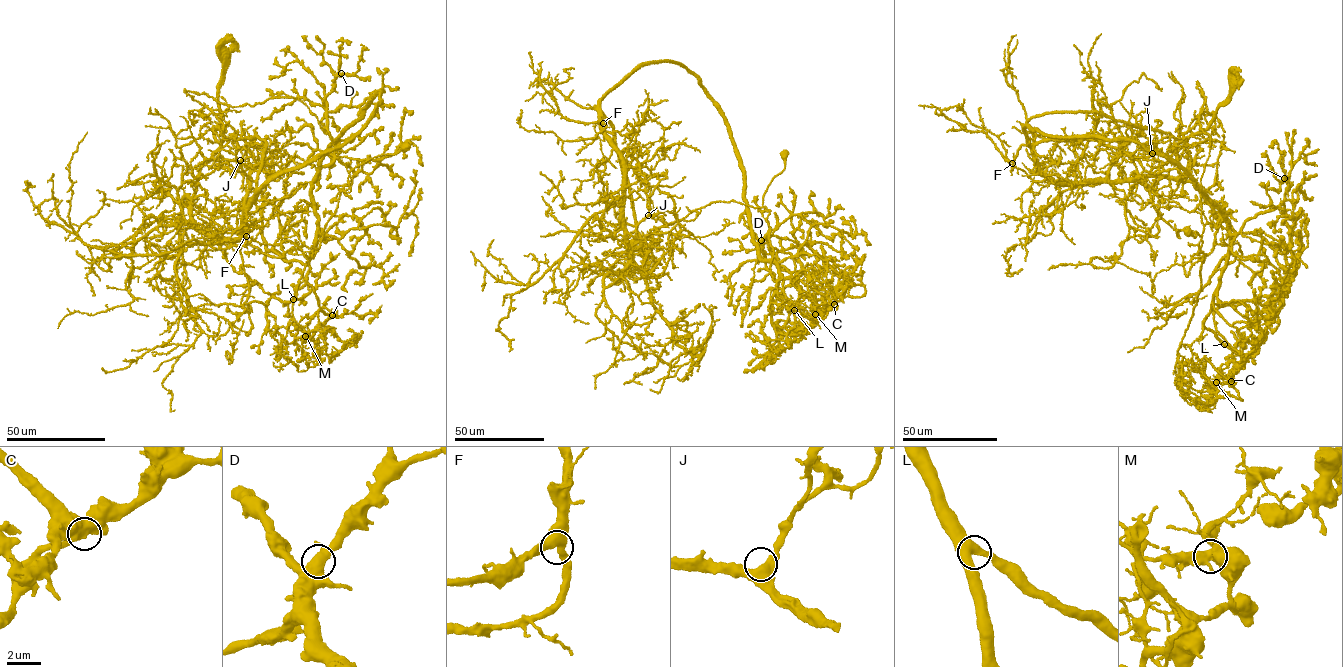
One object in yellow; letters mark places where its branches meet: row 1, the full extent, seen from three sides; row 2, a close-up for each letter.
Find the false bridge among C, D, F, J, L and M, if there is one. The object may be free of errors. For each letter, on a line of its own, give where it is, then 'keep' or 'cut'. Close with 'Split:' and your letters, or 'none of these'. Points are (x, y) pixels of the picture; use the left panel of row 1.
C: (332, 315) | keep
D: (341, 73) | keep
F: (246, 236) | keep
J: (240, 160) | keep
L: (293, 299) | keep
M: (305, 336) | cut
Split: M

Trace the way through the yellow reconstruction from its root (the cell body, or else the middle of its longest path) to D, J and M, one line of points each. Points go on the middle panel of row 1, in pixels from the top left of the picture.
D: (784, 154), (763, 199), (770, 300), (821, 314), (806, 284), (756, 253), (766, 239), (765, 260), (761, 240)
J: (784, 154), (762, 207), (714, 201), (616, 259), (645, 246), (613, 124), (594, 107), (648, 215)
M: (784, 154), (784, 168), (763, 199), (777, 283), (770, 300), (797, 312), (804, 304), (815, 314)

